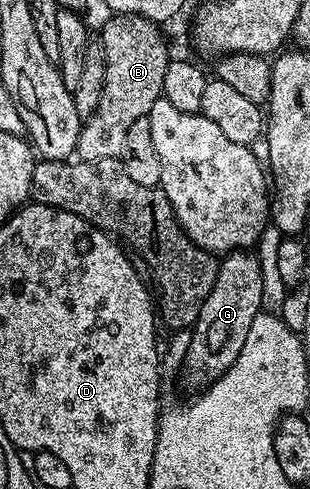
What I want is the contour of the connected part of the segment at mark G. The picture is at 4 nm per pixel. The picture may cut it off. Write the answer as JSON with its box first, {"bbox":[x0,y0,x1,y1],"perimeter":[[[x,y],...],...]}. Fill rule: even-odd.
{"bbox":[184,249,262,388],"perimeter":[[[250,249],[223,254],[218,264],[216,281],[212,285],[212,293],[208,293],[208,297],[204,297],[204,305],[200,305],[200,313],[189,332],[190,344],[186,350],[184,364],[185,371],[187,370],[186,383],[188,386],[201,388],[203,385],[219,379],[234,364],[248,337],[248,329],[252,329],[252,321],[256,321],[256,317],[262,310],[261,261],[257,254]]]}

